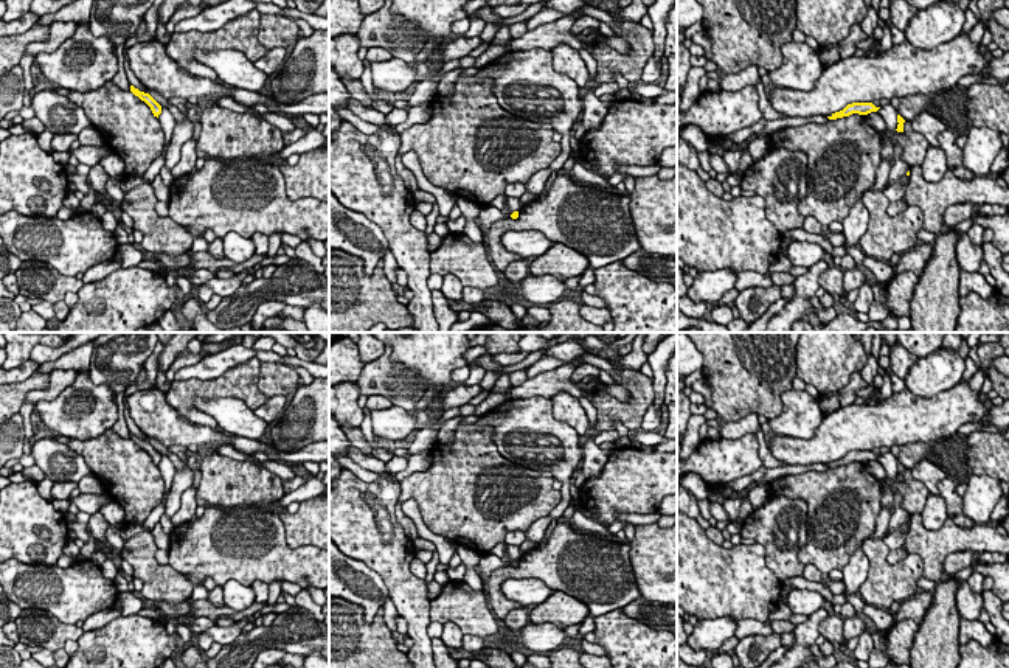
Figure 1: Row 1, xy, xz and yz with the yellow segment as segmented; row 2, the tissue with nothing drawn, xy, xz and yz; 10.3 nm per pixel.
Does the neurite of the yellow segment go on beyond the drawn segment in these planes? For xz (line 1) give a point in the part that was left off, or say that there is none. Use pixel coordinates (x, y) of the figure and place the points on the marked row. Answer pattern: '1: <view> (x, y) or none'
1: none

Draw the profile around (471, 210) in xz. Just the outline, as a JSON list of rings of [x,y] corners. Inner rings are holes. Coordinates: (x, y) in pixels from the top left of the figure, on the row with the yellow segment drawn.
[[[458,196],[456,204],[461,210],[461,214],[466,217],[466,225],[463,233],[472,239],[473,242],[483,242],[483,231],[481,228],[475,224],[475,219],[480,214],[480,207],[478,204]]]

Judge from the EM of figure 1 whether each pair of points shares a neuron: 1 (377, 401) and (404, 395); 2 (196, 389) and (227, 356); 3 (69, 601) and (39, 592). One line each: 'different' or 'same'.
1: different
2: different
3: same

